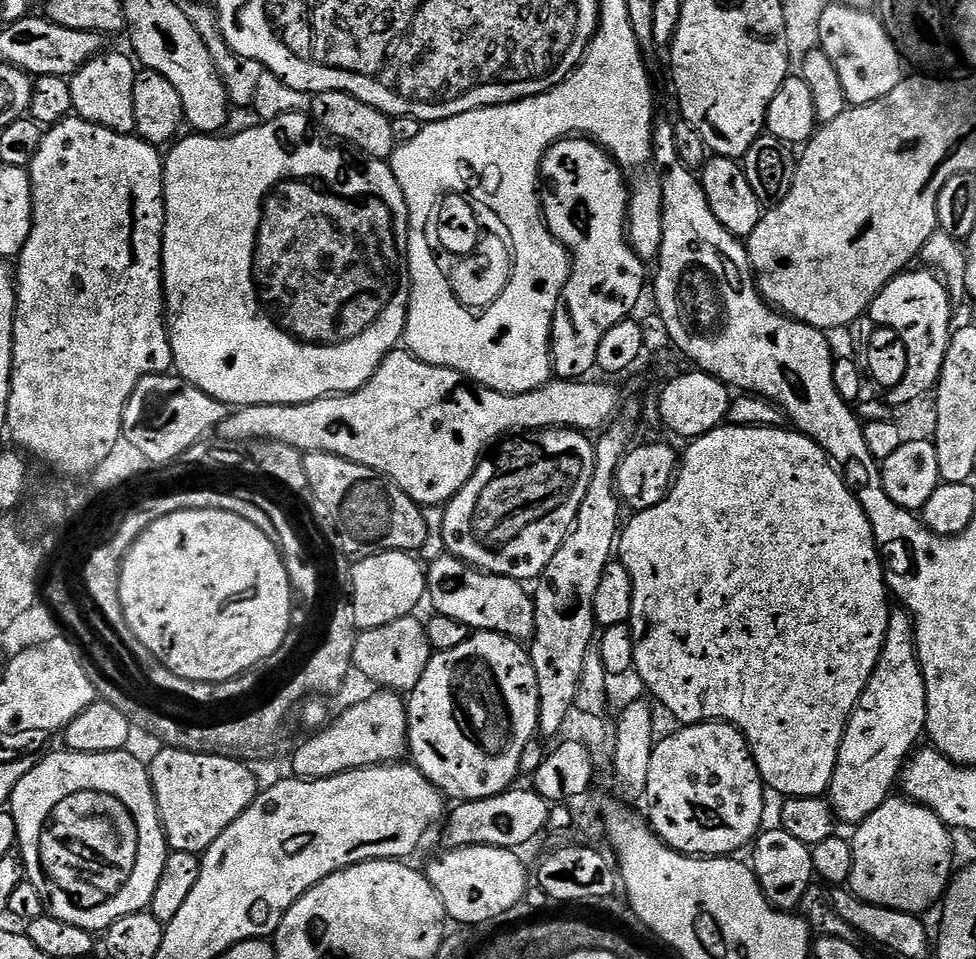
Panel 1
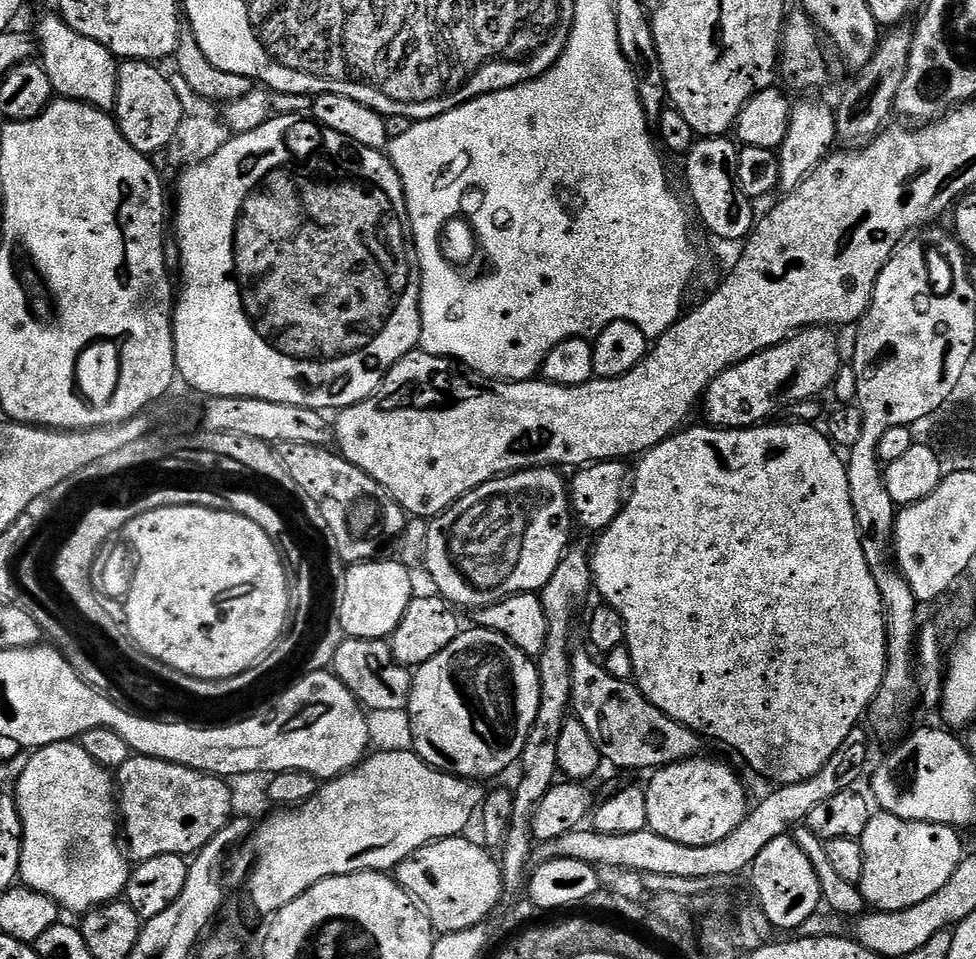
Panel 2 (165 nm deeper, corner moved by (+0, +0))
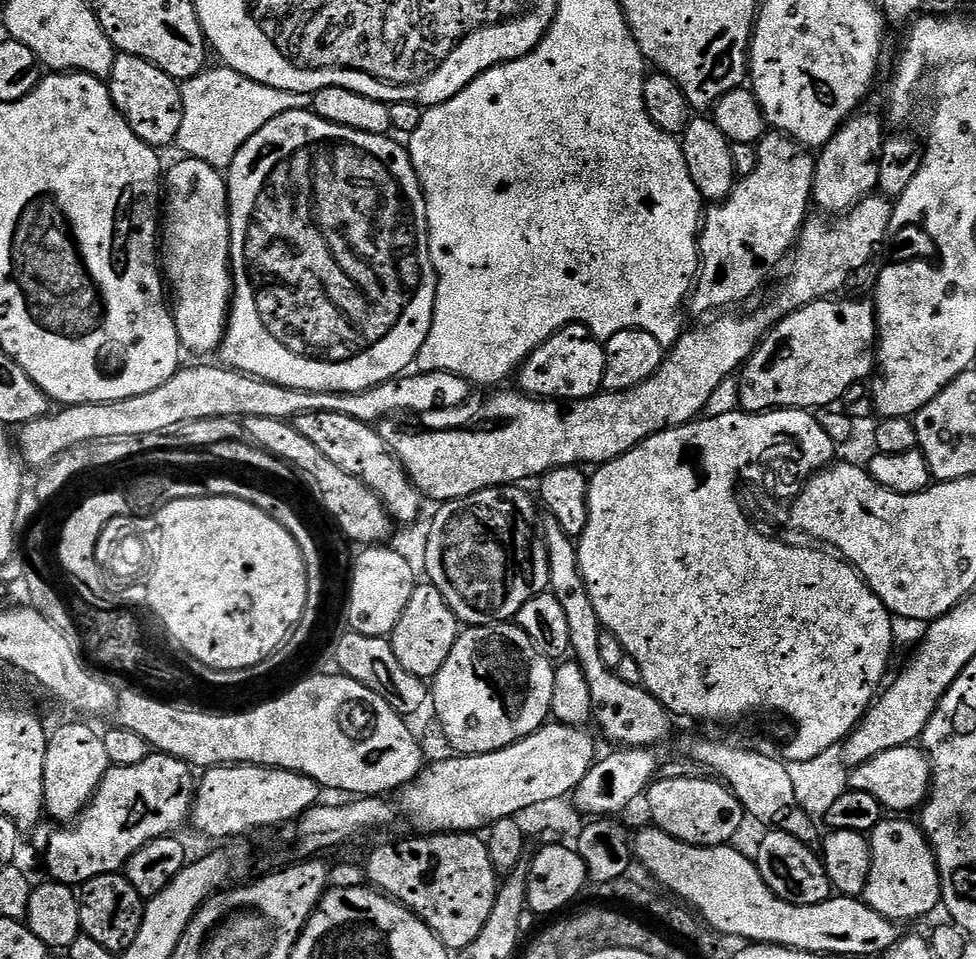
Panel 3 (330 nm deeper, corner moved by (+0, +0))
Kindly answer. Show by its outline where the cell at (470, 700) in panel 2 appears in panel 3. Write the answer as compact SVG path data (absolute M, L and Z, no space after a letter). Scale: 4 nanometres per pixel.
M515 623L465 627L454 642L454 650L450 650L450 658L442 662L442 670L430 681L435 723L444 731L453 753L477 756L502 750L544 727L552 710L550 698L554 698L555 673L553 661L547 660Z

